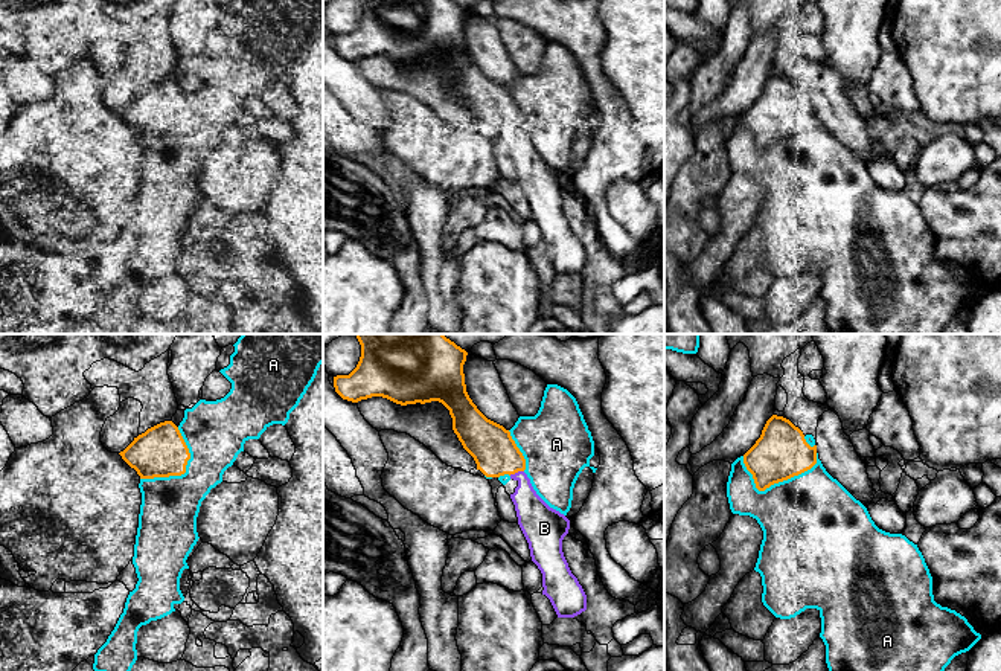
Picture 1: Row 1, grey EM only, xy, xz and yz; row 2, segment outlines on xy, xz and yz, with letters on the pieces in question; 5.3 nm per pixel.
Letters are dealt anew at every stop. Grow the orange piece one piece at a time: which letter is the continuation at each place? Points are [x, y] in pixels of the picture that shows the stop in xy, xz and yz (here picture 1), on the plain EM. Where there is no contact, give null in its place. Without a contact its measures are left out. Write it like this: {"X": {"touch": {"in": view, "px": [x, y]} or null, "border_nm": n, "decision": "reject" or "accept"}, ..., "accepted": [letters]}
{"A": {"touch": {"in": "yz", "px": [777, 141]}, "border_nm": 400, "decision": "reject"}, "B": {"touch": {"in": "xz", "px": [515, 130]}, "border_nm": 80, "decision": "accept"}, "accepted": ["B"]}

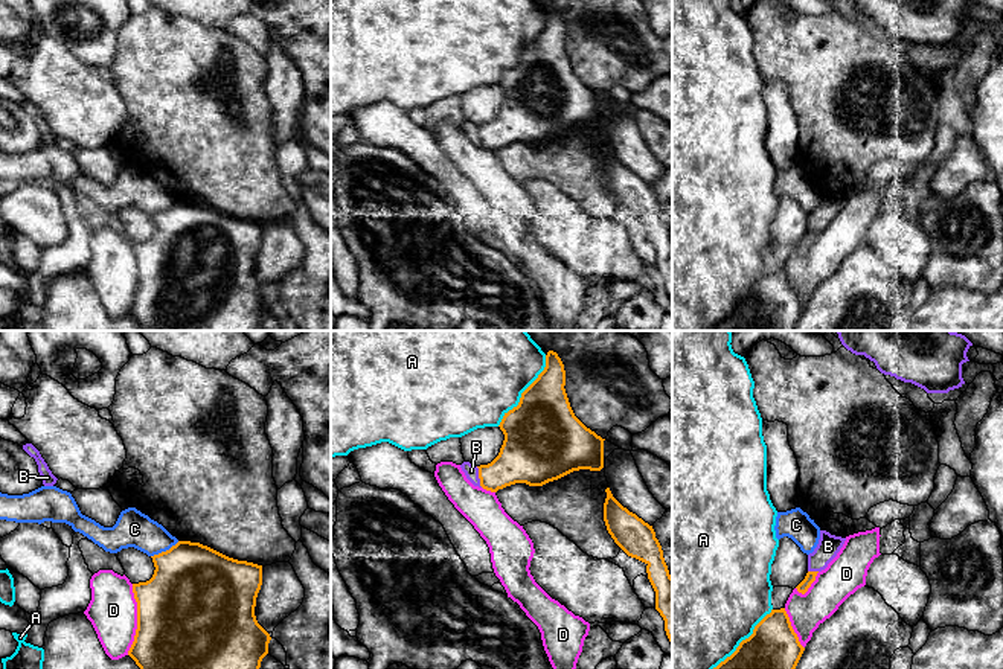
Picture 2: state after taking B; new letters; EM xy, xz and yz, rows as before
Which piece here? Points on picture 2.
{"A": {"touch": {"in": "xz", "px": [523, 51]}, "border_nm": 460, "decision": "reject"}, "B": {"touch": {"in": "xz", "px": [479, 136]}, "border_nm": 120, "decision": "reject"}, "C": {"touch": {"in": "xy", "px": [166, 209]}, "border_nm": 170, "decision": "reject"}, "D": {"touch": {"in": "xy", "px": [137, 278]}, "border_nm": 380, "decision": "reject"}, "accepted": []}

